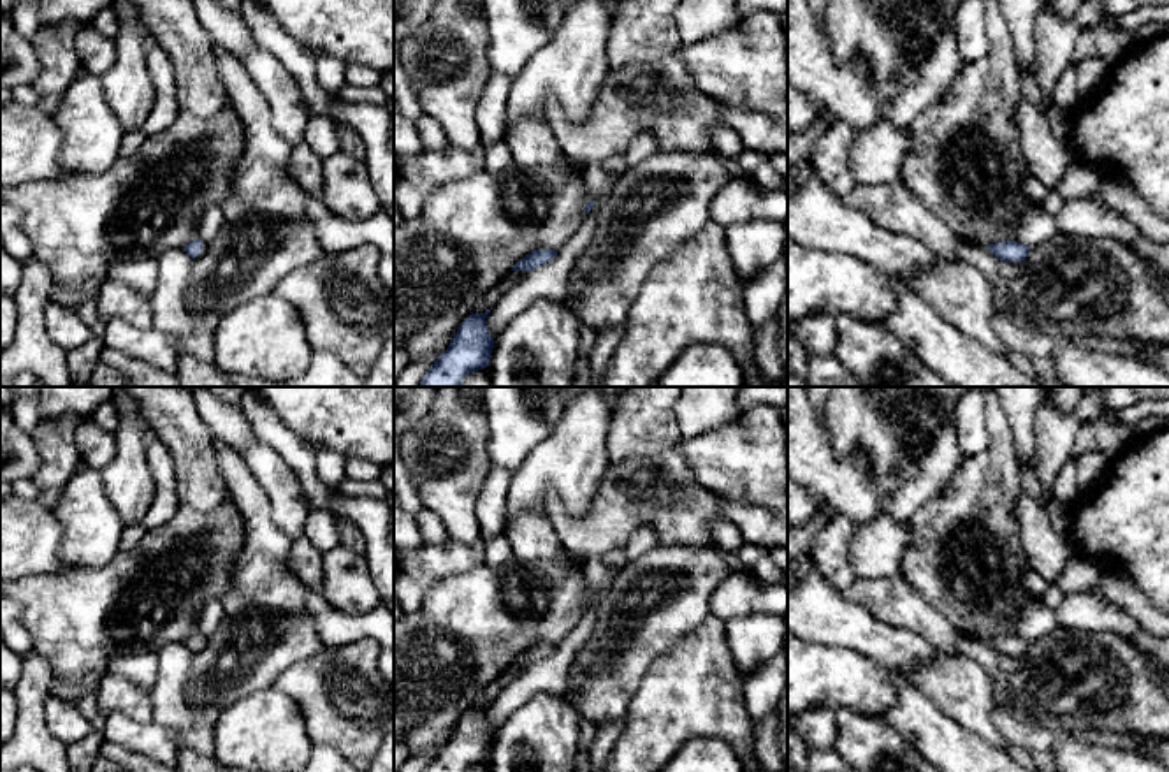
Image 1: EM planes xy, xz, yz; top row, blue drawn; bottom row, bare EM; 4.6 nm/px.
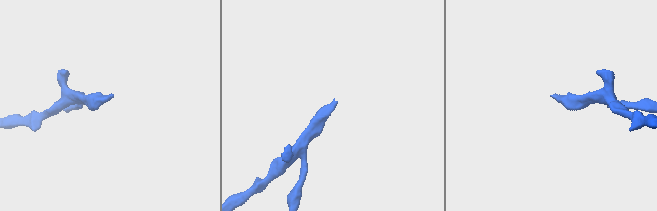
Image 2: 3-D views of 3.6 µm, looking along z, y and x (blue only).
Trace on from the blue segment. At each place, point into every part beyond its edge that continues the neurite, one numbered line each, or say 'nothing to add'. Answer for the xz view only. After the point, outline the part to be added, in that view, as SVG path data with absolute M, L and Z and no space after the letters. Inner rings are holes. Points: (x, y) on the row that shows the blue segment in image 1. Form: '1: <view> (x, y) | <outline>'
1: xz (595, 176) | M592 164L584 167L584 181L587 185L589 200L596 200L606 185L606 171L603 164Z

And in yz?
nothing to add

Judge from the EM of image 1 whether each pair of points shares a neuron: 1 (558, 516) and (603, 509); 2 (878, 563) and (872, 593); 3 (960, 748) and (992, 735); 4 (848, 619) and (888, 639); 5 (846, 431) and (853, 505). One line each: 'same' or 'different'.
1: same
2: different
3: different
4: same
5: different

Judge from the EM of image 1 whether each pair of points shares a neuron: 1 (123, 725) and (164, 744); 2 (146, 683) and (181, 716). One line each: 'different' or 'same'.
1: same
2: different

